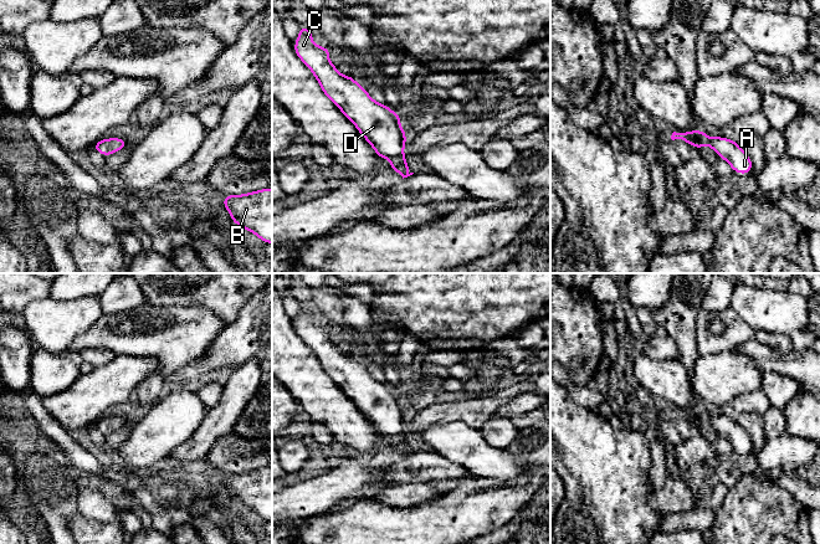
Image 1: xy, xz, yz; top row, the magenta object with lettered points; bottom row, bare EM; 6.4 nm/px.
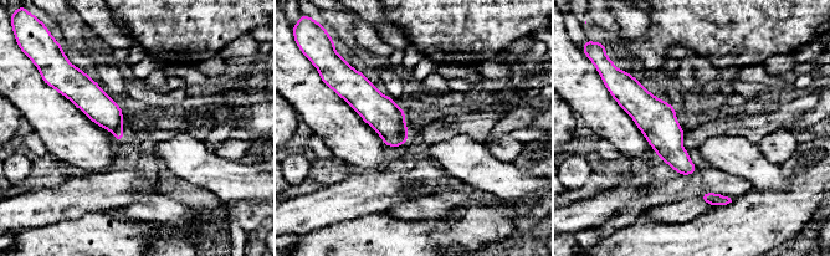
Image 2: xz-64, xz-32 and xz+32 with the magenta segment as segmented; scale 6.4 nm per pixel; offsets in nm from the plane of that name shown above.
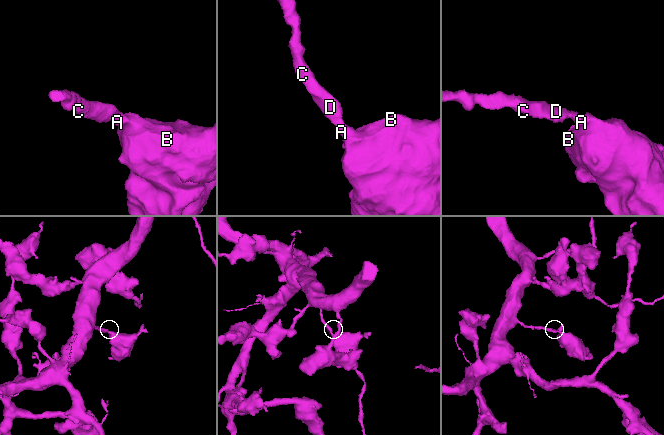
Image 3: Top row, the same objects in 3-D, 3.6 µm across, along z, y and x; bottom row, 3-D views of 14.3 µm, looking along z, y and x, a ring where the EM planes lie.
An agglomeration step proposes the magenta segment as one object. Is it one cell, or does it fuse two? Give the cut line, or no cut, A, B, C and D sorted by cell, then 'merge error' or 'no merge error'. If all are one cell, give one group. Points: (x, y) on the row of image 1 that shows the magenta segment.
cut none; groups A B C D; no merge error

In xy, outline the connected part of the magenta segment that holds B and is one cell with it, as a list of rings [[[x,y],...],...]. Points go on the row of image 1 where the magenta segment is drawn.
[[[266,188],[242,195],[225,195],[222,201],[234,224],[272,243],[272,189]]]

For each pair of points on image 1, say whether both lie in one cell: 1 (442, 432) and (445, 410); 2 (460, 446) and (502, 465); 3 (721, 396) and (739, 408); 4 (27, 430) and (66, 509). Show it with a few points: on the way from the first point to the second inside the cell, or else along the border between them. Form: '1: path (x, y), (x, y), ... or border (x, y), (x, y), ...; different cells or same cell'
1: border (472, 426), (452, 420), (432, 424), (423, 431); different cells
2: path (470, 455), (476, 455), (485, 461), (492, 462); same cell
3: border (757, 390), (749, 394), (739, 394), (729, 403); different cells
4: path (35, 450), (37, 463), (51, 489); same cell

